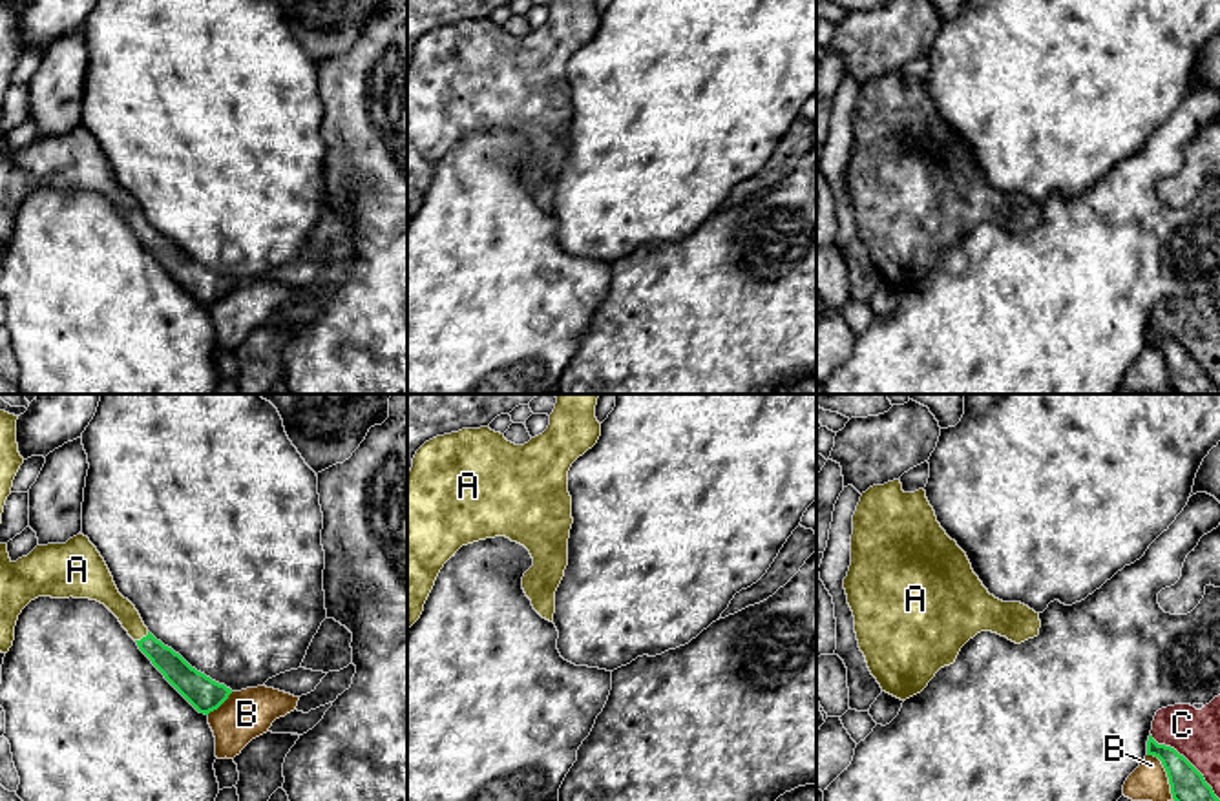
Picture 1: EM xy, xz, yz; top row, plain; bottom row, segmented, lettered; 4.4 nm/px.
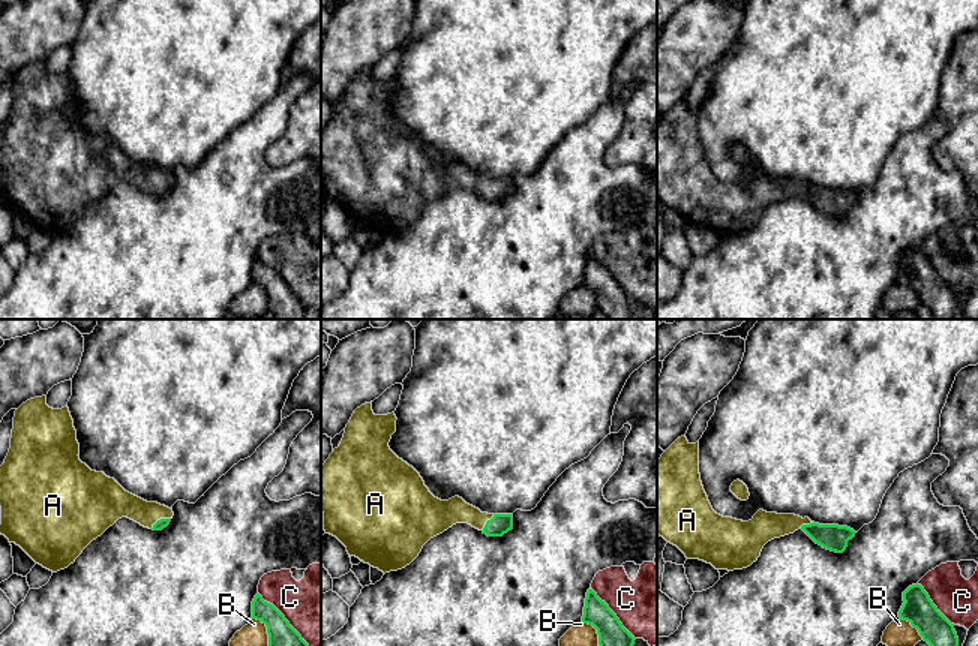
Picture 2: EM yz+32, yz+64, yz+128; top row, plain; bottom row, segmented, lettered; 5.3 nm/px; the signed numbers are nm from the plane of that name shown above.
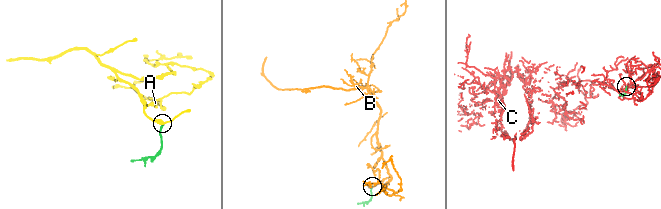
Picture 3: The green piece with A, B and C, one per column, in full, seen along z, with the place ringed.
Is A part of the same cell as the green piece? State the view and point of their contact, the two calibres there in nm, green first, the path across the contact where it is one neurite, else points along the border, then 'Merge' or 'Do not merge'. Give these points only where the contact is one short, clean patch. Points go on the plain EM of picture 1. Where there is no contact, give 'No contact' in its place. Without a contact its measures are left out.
Touches green at xy (143, 228). Thickness 120 nm (green) against 100 nm. Path across: xy (178, 263), (143, 228), (128, 207), (106, 185). Merge

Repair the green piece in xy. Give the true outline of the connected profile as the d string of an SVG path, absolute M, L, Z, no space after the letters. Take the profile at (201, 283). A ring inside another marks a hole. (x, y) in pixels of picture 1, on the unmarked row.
M82 124L66 135L37 137L16 153L9 150L7 135L0 135L2 244L13 237L18 206L38 188L73 188L104 195L139 241L199 305L217 301L232 285L148 223L135 197L119 184L104 150Z

